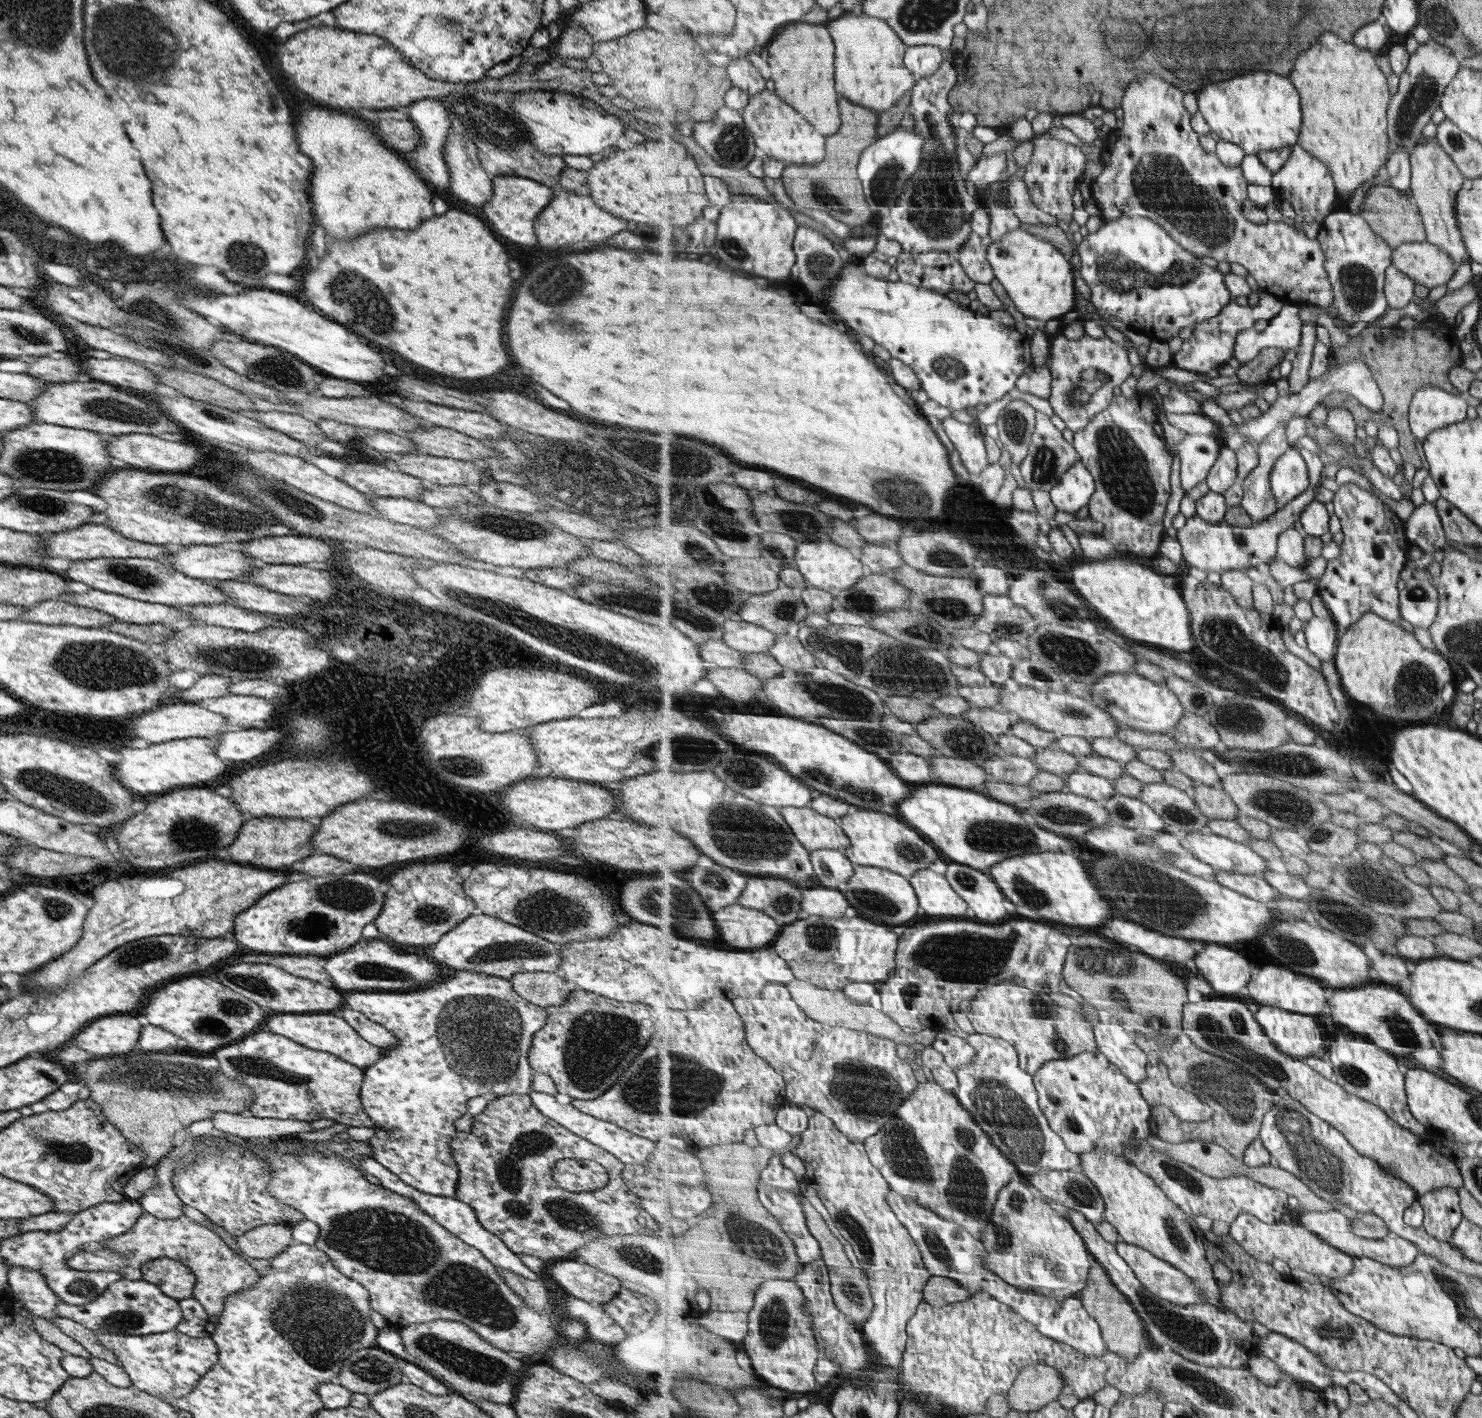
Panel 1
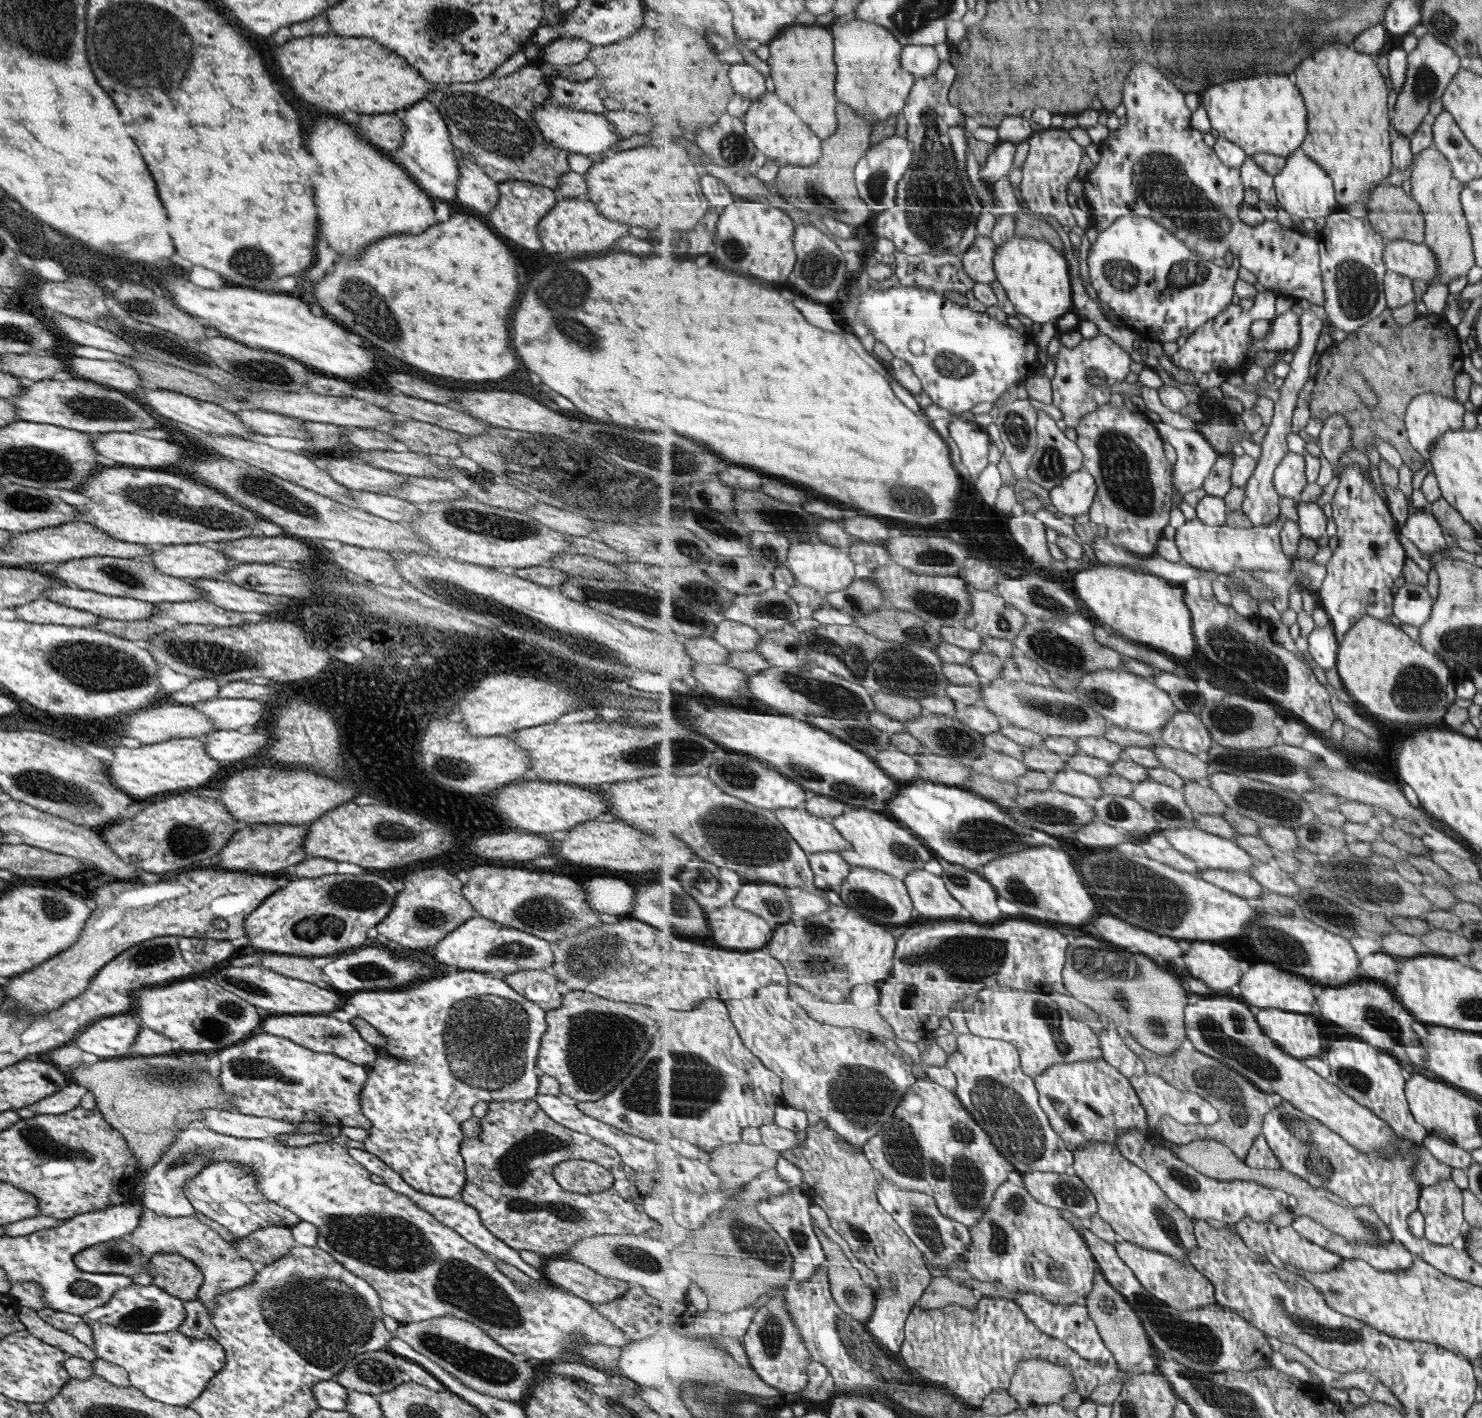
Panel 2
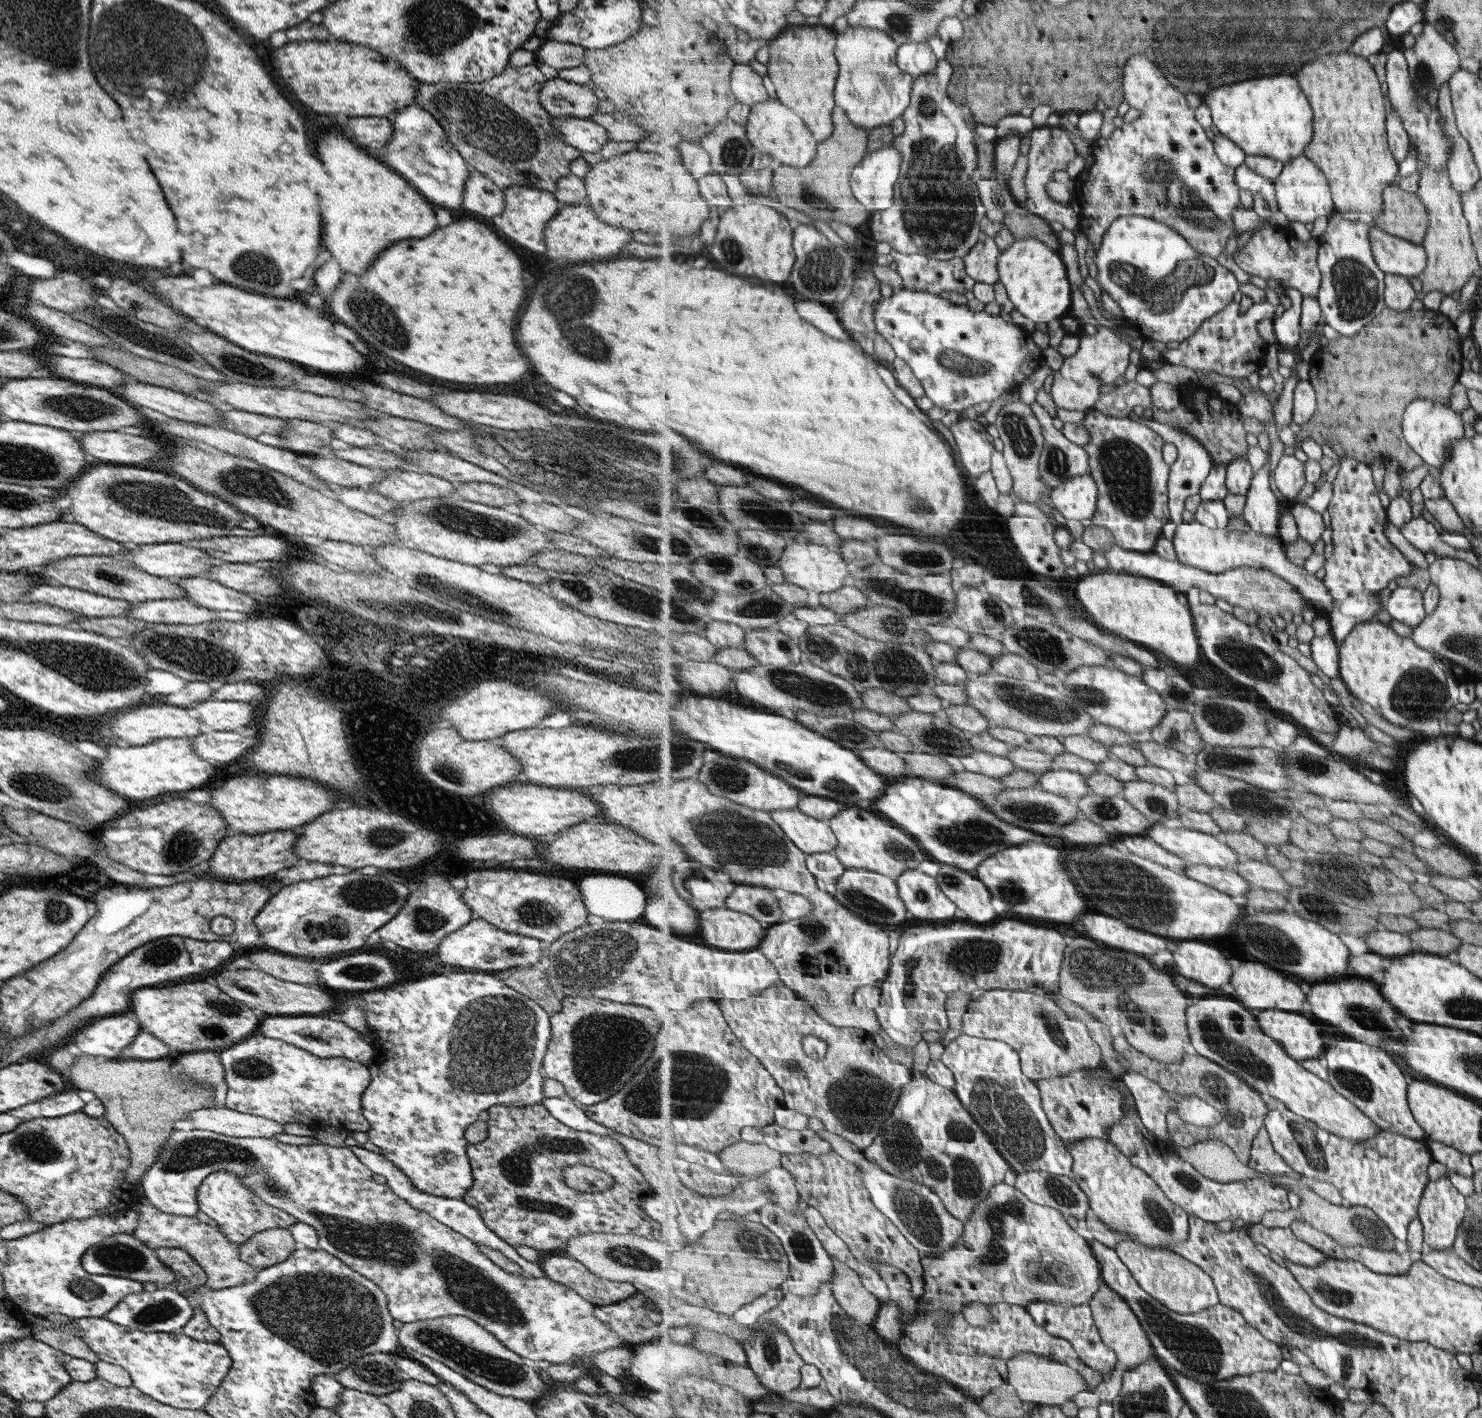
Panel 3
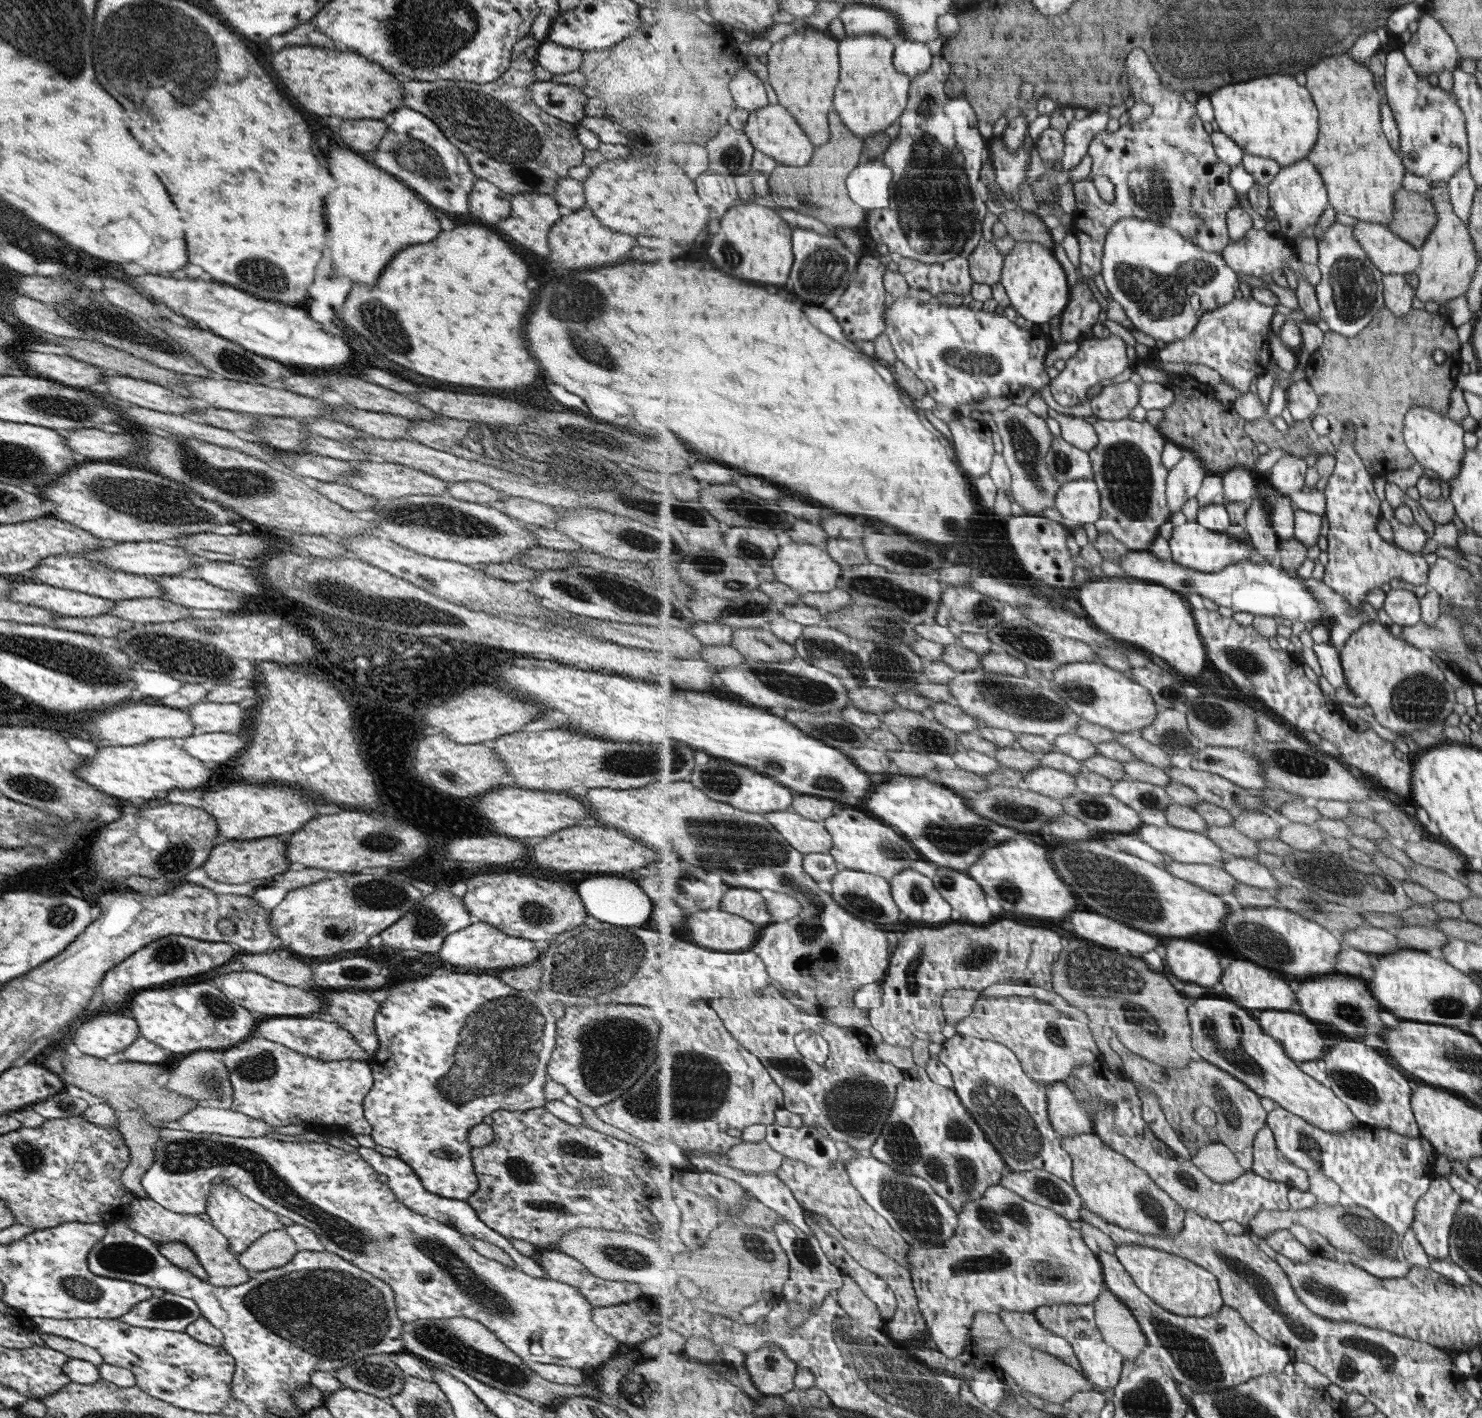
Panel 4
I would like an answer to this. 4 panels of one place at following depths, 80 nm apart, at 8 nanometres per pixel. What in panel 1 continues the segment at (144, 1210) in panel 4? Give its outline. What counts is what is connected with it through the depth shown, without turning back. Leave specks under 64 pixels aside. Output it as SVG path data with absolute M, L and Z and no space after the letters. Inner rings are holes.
M147 1212L137 1218L133 1228L119 1236L109 1237L97 1241L100 1248L112 1248L131 1265L140 1265L154 1257L167 1257L179 1260L193 1273L195 1282L192 1288L192 1297L203 1307L208 1319L214 1324L220 1317L224 1307L224 1300L242 1290L254 1286L259 1279L256 1270L235 1251L229 1249L223 1240L212 1230L189 1221L184 1215L172 1220L154 1218Z

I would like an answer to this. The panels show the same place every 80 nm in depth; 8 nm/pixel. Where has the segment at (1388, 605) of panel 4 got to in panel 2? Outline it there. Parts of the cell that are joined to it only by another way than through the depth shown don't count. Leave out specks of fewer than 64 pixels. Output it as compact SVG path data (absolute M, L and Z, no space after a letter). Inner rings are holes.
M1405 584L1394 594L1393 612L1402 623L1413 627L1423 627L1433 615L1433 598L1427 585Z

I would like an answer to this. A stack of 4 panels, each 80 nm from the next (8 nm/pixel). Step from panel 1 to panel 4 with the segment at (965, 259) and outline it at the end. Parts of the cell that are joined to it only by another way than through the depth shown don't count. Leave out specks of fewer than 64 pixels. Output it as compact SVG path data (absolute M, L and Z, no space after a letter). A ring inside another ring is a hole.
M981 240L980 246L969 256L970 271L976 283L992 285L1002 282L1005 256L994 241Z

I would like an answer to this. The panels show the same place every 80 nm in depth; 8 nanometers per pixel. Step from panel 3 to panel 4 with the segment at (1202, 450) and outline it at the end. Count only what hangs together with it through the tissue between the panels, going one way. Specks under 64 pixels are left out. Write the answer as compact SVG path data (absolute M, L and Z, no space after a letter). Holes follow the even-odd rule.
M1182 448L1181 462L1170 470L1167 481L1168 505L1171 512L1182 512L1185 503L1198 496L1208 470L1195 451Z

